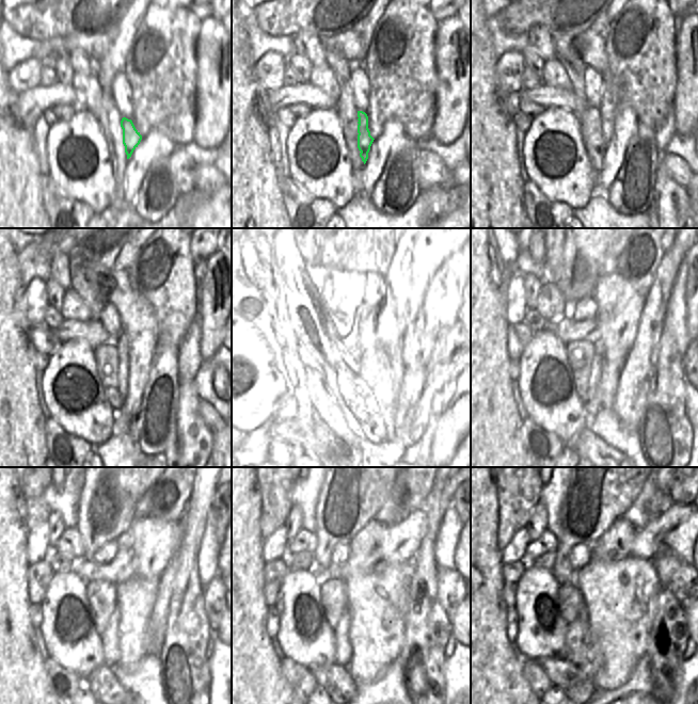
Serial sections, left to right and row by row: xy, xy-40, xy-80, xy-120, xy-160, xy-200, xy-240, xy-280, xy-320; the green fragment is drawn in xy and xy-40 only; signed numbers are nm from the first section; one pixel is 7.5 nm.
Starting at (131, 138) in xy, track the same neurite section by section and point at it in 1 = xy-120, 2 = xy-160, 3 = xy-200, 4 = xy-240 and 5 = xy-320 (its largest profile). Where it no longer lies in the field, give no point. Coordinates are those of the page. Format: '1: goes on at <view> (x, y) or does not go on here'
1: goes on at xy-120 (107, 354)
2: goes on at xy-160 (343, 354)
3: goes on at xy-200 (580, 354)
4: goes on at xy-240 (101, 594)
5: goes on at xy-320 (571, 598)

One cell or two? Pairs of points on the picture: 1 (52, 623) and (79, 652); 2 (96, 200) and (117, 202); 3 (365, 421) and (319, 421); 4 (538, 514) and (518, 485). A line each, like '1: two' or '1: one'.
1: one
2: two
3: two
4: two

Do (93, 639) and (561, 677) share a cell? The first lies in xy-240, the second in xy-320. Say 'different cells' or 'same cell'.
different cells

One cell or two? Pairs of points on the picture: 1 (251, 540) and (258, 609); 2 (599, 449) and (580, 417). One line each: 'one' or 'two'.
1: one
2: two

